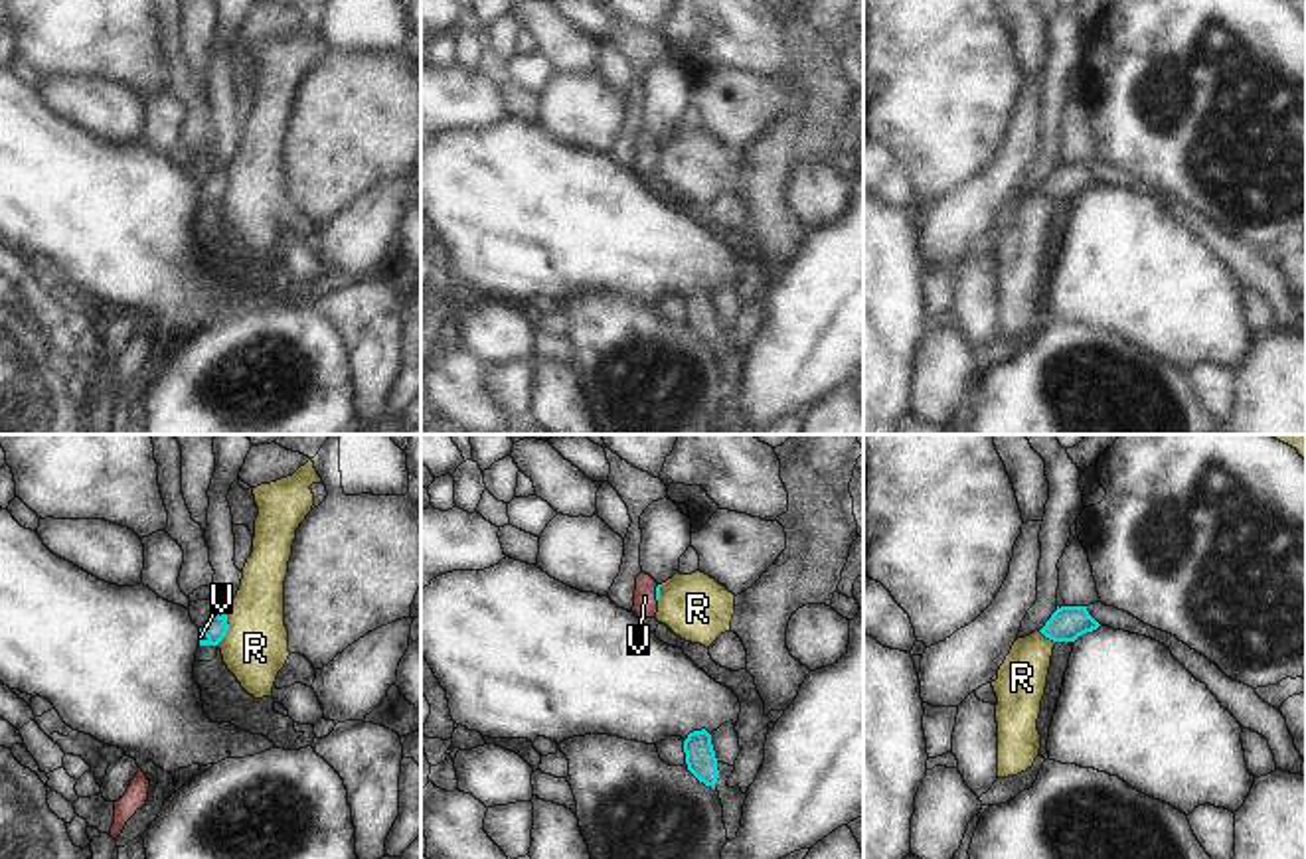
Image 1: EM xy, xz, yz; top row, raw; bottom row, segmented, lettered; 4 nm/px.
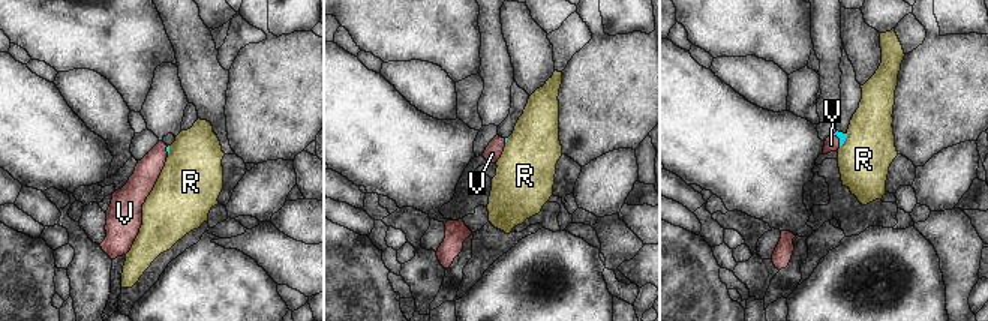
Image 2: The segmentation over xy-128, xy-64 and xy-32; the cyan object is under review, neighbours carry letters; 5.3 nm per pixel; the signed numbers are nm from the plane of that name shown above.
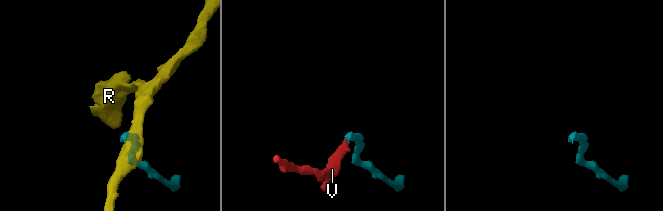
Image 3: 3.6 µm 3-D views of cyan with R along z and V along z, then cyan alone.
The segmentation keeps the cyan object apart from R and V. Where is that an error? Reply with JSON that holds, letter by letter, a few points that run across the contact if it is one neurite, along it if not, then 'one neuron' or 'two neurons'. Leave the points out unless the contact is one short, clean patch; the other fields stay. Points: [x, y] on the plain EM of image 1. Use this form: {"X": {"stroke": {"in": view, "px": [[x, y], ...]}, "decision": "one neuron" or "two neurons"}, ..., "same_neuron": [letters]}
{"R": {"stroke": {"in": "xy", "px": [[228, 172], [228, 190], [216, 202]]}, "decision": "two neurons"}, "V": {"stroke": {"in": "xz", "px": [[658, 143], [656, 151], [645, 155]]}, "decision": "one neuron"}, "same_neuron": ["V"]}

